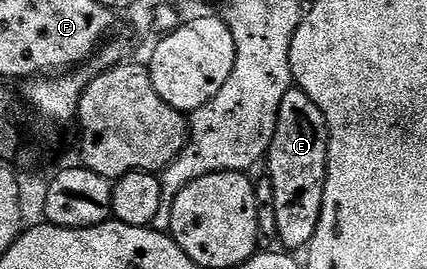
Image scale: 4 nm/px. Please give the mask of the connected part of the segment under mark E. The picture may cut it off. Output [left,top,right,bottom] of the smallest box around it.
[267,89,329,249]

